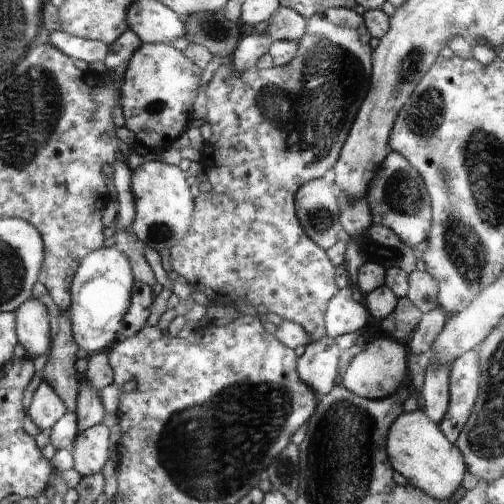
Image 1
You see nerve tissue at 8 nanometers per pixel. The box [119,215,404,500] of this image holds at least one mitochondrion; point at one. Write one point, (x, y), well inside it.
(284, 469)

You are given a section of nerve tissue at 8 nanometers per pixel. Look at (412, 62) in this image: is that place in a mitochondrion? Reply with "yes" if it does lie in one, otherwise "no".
yes

